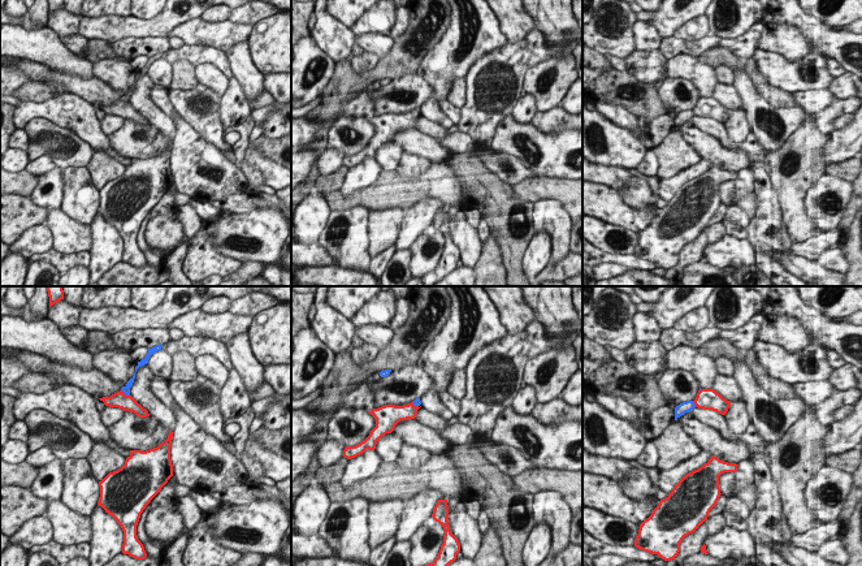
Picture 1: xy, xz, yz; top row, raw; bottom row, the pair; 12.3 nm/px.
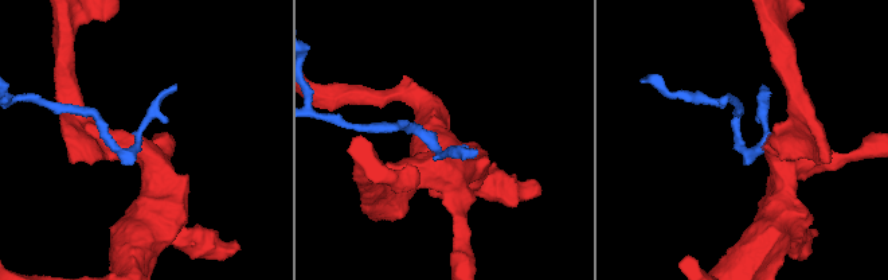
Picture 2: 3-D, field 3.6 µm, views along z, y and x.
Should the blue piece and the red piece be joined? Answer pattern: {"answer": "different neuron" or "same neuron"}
{"answer": "different neuron"}

